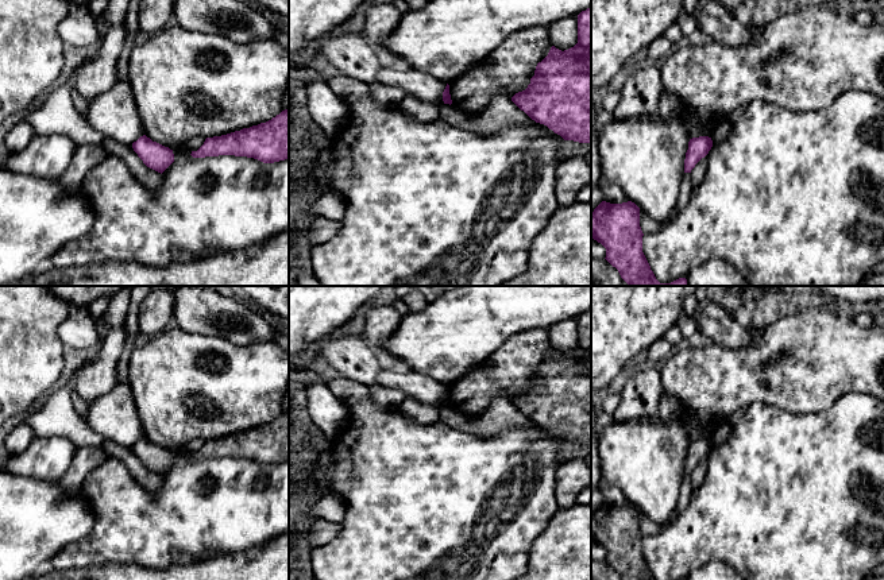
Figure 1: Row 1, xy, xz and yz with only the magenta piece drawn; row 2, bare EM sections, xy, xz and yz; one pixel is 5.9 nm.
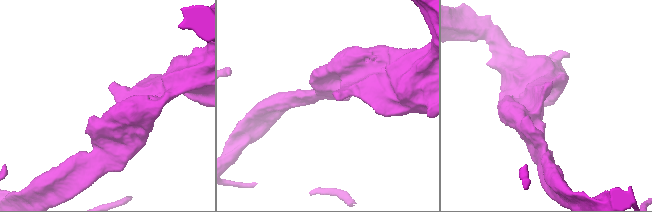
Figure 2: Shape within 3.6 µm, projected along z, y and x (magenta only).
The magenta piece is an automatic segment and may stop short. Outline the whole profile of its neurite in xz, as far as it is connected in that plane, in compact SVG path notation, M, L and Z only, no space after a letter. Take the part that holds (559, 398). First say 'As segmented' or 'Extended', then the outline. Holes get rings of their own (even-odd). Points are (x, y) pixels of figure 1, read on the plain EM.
As segmented. M591 309L578 317L578 345L564 353L552 348L548 357L537 366L528 390L516 395L512 403L532 422L547 428L564 442L591 445Z

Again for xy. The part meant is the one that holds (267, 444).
As segmented. M289 410L266 425L206 440L193 460L235 457L274 465L289 460Z

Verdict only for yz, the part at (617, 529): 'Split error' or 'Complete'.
Complete

